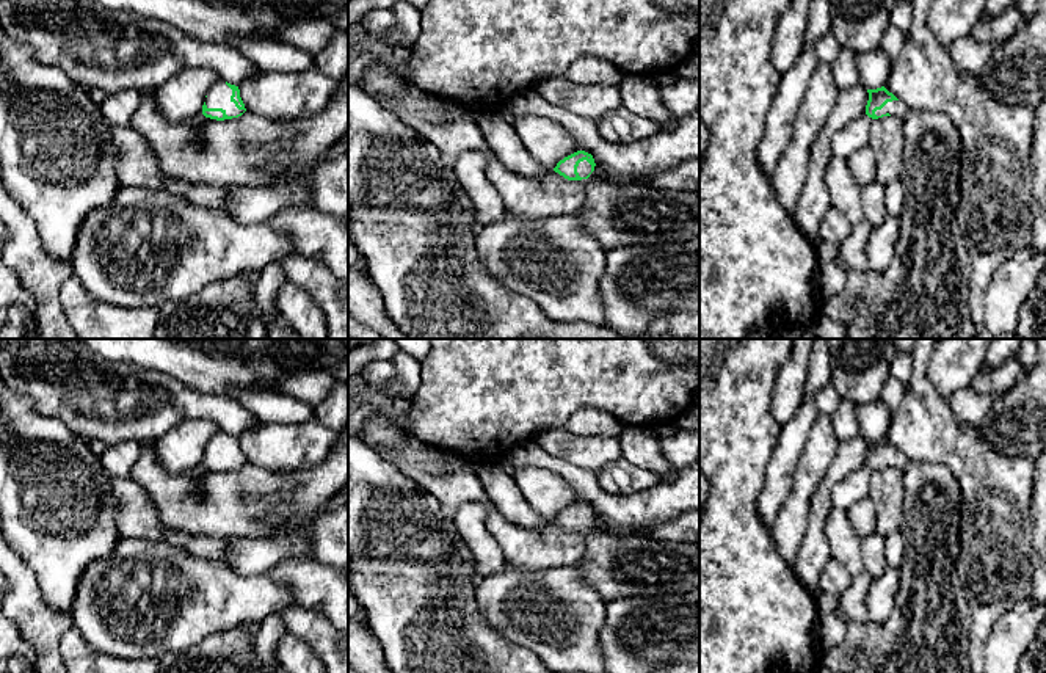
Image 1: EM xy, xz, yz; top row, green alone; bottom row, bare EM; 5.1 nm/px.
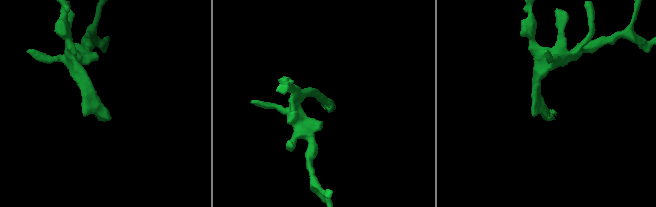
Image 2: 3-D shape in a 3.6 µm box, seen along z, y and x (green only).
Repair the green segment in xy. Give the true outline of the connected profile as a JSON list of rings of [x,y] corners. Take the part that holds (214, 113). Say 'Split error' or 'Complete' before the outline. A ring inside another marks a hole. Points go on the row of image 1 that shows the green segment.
Split error. [[[224,80],[213,85],[205,96],[202,115],[210,119],[224,121],[238,118],[246,111],[240,89]]]

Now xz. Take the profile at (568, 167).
Split error. [[[577,151],[560,160],[554,171],[587,185],[585,202],[572,215],[605,253],[699,237],[698,191],[663,191],[638,184],[616,187],[596,180],[594,166],[591,154]]]

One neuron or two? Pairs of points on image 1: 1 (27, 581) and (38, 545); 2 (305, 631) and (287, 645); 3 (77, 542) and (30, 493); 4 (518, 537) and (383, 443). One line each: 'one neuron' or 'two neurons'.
1: two neurons
2: two neurons
3: one neuron
4: one neuron

